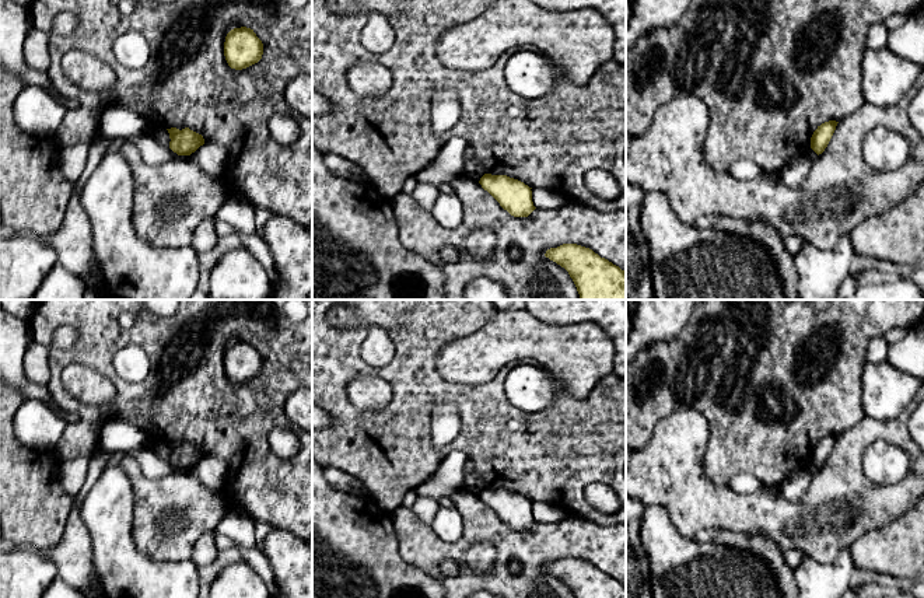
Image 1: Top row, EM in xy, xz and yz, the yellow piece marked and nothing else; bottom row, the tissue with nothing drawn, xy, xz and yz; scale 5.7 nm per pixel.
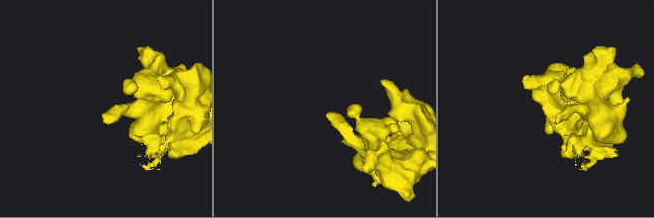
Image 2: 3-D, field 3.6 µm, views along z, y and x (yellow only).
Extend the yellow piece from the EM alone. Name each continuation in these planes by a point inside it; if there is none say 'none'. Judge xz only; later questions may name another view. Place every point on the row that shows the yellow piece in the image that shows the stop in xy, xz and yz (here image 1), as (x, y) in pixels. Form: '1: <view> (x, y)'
1: xz (472, 170)

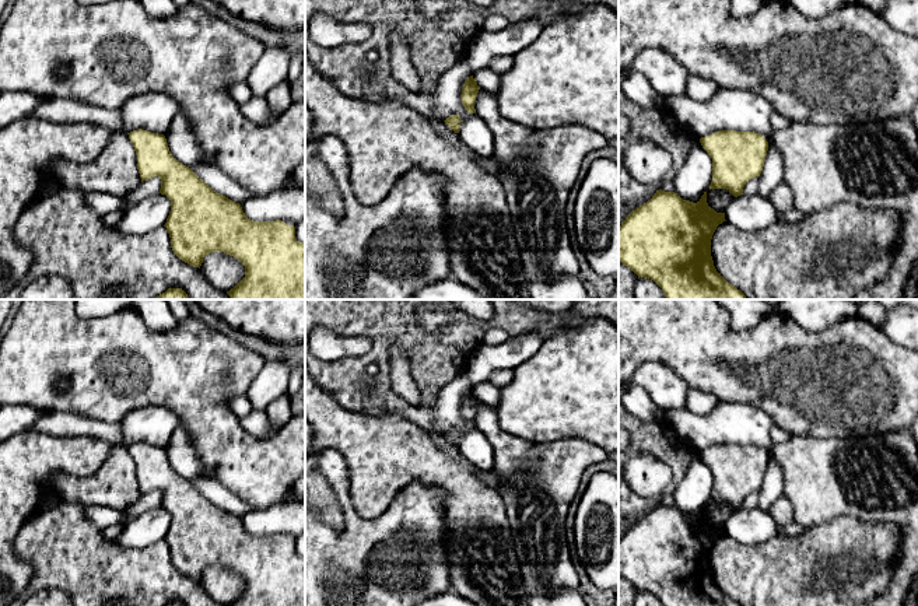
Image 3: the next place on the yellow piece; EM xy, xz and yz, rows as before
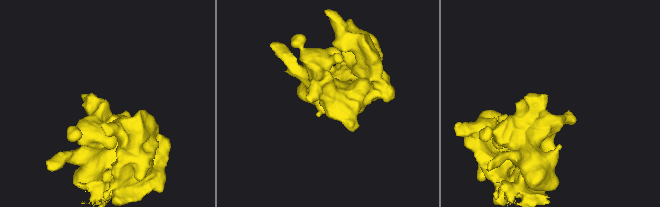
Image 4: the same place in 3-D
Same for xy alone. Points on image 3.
none

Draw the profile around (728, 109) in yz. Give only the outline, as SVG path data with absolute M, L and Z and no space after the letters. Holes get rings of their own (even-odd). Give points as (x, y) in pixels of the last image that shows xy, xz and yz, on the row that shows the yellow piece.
M719 88L708 102L698 102L687 95L670 95L663 99L663 106L700 139L721 130L756 132L764 136L768 141L768 151L760 174L758 196L770 196L771 190L784 179L782 158L772 143L775 130L771 118L775 111L764 97L744 90Z

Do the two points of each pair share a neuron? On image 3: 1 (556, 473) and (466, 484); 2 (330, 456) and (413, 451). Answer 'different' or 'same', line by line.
1: different
2: different

